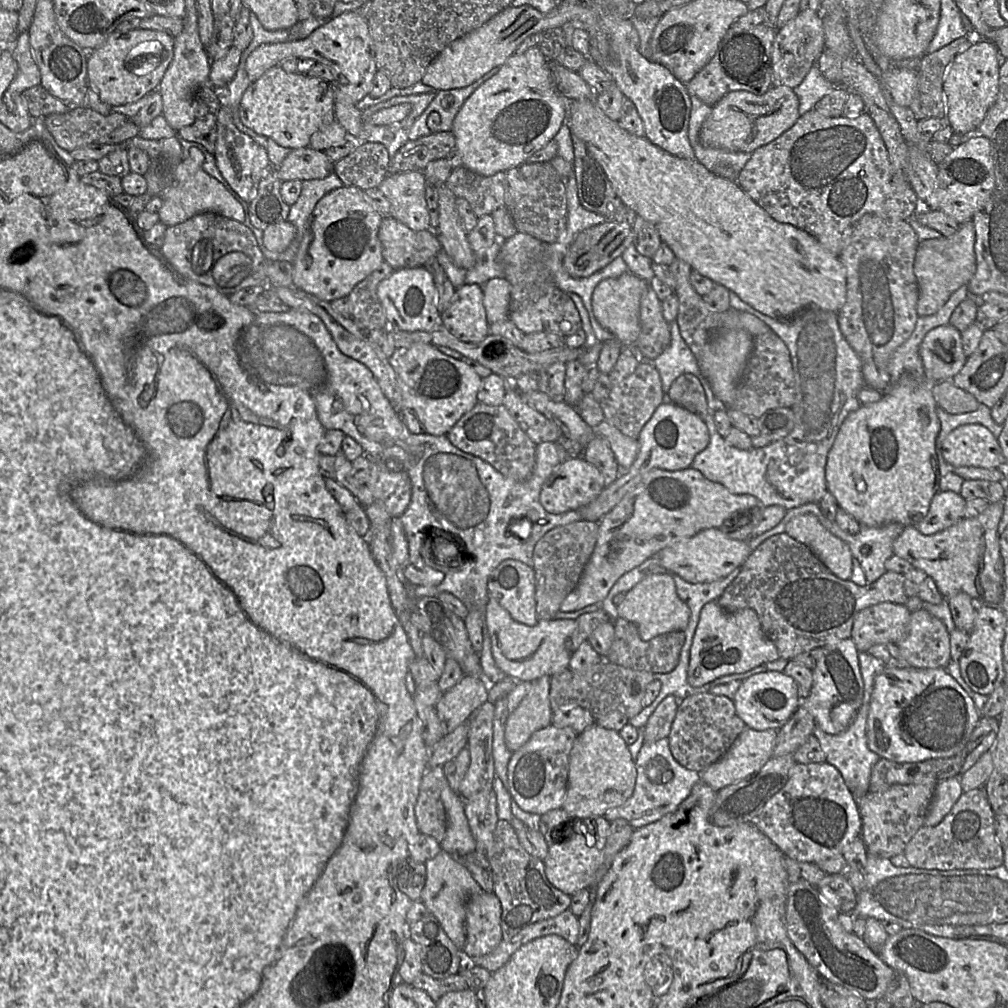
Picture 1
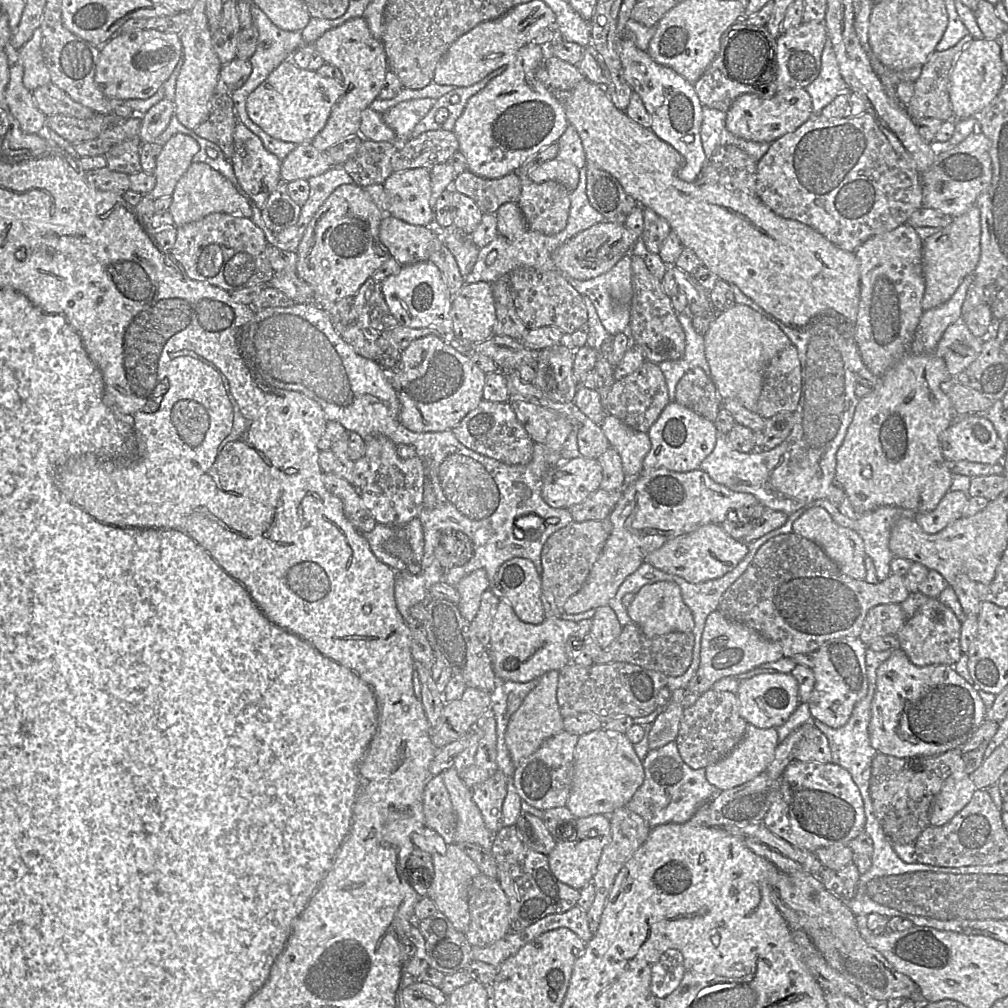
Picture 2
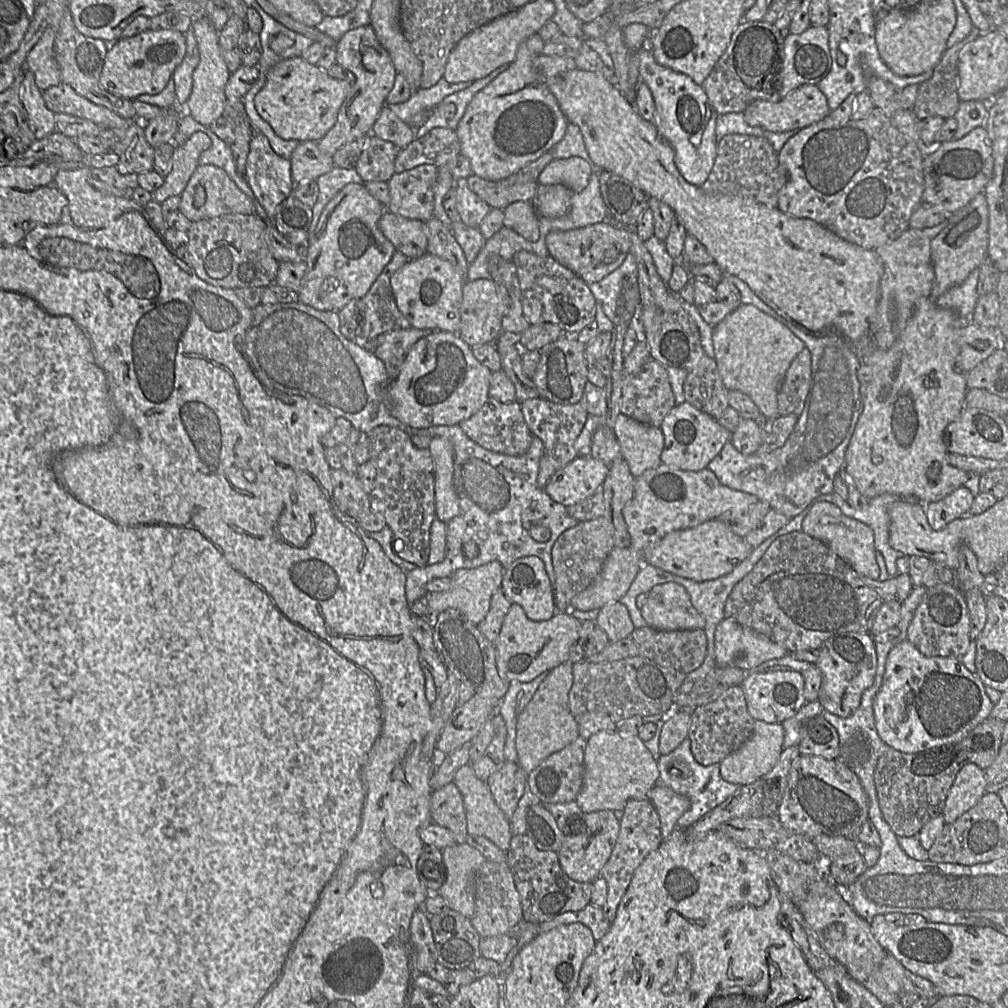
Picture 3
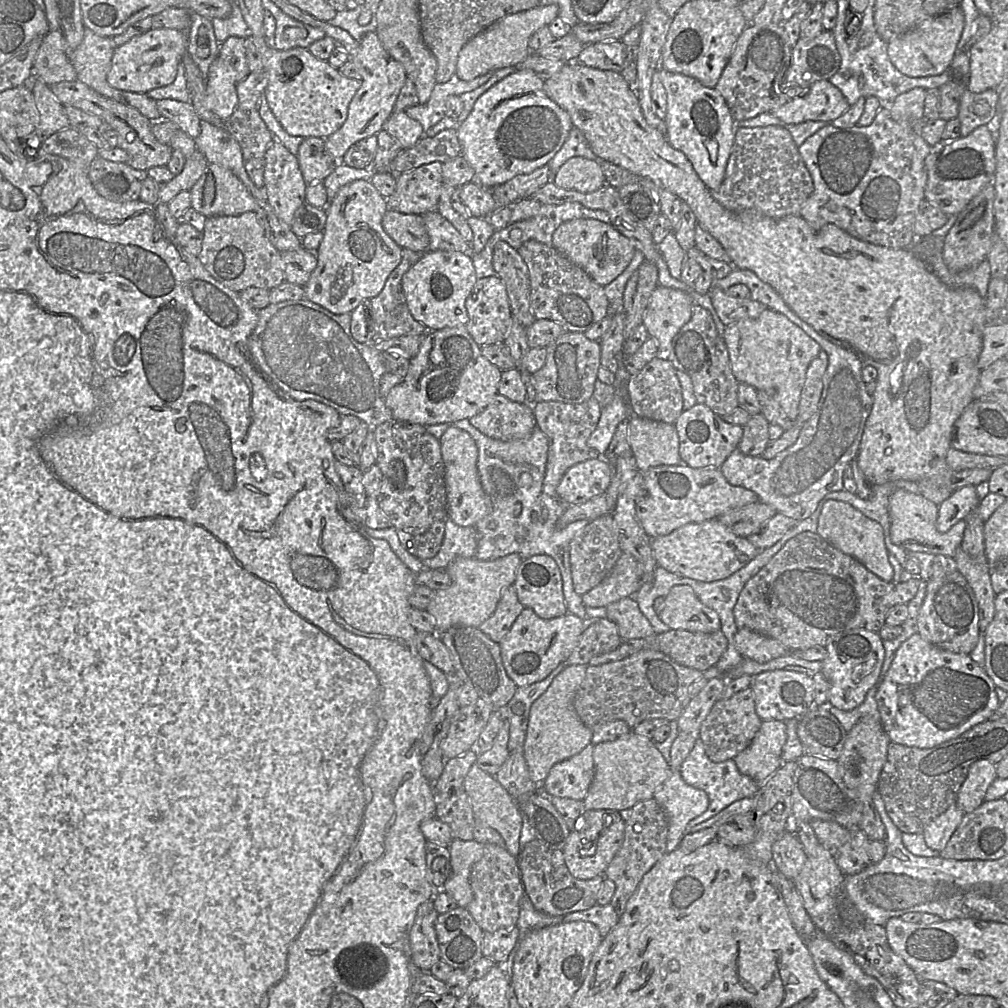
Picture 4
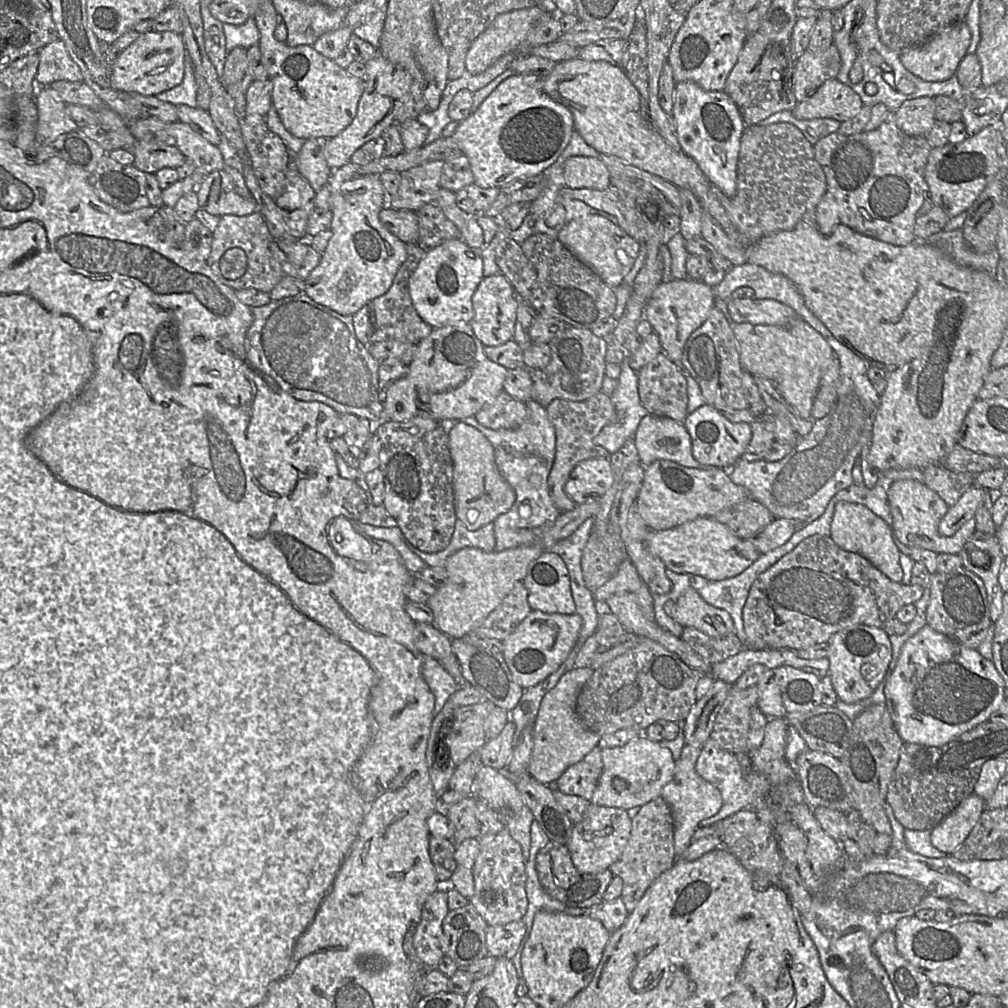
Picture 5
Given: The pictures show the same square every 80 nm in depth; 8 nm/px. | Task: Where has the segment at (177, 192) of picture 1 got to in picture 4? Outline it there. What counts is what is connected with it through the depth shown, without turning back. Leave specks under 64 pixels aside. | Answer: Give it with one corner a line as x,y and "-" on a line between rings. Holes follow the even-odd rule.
215,163
207,165
189,192
191,208
206,217
238,216
258,209
256,199
243,182
230,170

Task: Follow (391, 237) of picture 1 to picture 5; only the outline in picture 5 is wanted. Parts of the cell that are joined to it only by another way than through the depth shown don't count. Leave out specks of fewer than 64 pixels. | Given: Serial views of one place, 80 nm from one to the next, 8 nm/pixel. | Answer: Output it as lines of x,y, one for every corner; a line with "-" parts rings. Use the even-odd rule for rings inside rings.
383,208
379,213
382,225
405,244
419,243
418,217
410,210

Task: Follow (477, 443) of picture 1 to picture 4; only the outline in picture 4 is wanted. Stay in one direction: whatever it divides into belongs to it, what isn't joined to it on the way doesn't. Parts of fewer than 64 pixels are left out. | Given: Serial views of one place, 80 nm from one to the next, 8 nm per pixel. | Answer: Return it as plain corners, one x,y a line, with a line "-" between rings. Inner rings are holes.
496,395
489,406
470,418
469,422
485,436
501,441
526,439
536,426
530,404
513,402
502,395

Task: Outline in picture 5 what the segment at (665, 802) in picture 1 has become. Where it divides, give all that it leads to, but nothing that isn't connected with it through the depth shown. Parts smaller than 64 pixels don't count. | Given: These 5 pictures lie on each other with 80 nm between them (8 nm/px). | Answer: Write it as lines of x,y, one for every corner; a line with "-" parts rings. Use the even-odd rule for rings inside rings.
710,738
701,747
701,753
697,759
695,769
703,779
714,785
722,796
722,807
719,812
702,820
700,827
710,826
740,810
754,808
758,798
764,798
770,789
769,782
762,773
754,769
750,772
745,772
735,754
721,749

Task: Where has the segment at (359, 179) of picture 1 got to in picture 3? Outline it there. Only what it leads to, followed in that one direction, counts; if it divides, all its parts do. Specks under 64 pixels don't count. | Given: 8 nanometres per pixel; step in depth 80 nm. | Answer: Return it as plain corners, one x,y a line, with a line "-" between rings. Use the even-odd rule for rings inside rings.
371,136
361,152
354,169
363,183
373,181
388,182
394,175
394,162
400,148
389,141

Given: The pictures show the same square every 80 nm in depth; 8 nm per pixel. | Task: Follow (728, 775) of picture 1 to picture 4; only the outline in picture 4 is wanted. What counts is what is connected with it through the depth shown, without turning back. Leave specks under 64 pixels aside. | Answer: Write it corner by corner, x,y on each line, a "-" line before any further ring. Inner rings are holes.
786,721
761,722
750,745
733,760
739,771
763,785
782,765
782,752
787,739

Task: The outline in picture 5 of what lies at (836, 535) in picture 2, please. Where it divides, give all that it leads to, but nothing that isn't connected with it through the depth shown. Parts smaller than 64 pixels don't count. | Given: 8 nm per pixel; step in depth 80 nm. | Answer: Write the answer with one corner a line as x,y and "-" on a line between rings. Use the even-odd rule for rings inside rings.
839,501
834,508
829,536
843,550
865,557
890,580
902,582
901,553
894,542
892,530
882,518
864,505

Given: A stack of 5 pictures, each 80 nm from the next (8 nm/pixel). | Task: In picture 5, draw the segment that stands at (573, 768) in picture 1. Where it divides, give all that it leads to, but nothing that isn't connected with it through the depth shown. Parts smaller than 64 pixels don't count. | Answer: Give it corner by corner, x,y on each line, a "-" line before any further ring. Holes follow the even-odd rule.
644,736
630,740
623,746
601,750
603,771
590,803
628,810
640,807
661,796
664,786
675,771
672,752

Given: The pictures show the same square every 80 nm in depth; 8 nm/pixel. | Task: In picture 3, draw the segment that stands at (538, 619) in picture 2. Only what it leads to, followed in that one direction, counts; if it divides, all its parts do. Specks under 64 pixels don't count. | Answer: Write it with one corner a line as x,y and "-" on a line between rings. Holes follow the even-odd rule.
526,556
504,568
500,590
513,604
520,605
533,621
546,621
558,611
550,572
537,556

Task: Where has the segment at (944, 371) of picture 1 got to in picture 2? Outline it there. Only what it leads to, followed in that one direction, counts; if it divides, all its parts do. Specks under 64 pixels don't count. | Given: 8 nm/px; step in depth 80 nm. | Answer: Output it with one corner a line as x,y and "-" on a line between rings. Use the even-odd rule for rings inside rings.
959,321
947,327
933,352
944,360
948,373
955,378
978,357
983,340
984,338
973,336
966,324

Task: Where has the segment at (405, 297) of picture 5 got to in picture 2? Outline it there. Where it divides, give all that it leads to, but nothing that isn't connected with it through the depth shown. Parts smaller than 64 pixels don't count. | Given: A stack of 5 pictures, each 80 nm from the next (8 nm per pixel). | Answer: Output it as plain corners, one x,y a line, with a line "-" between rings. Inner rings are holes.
389,257
376,272
369,277
353,296
357,312
357,322
362,329
373,329
380,332
398,326
382,294
383,281
397,274
402,266

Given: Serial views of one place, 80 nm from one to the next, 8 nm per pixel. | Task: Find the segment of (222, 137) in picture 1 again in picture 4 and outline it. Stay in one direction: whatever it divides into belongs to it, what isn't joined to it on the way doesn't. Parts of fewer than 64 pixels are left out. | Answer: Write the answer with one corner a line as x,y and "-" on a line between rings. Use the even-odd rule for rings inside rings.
274,139
265,154
264,192
281,222
290,226
295,211
306,202
308,184
296,155

